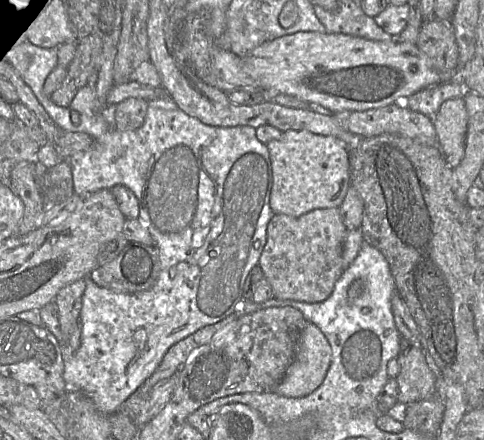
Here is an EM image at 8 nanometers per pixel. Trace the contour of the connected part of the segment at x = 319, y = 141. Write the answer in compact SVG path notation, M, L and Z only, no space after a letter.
M288 130L266 144L272 167L269 204L274 214L301 216L315 209L339 208L350 186L349 150L332 136Z

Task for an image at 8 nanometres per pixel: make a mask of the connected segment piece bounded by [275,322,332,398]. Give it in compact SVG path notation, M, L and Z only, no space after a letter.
M308 322L296 348L294 361L275 392L299 398L314 392L324 381L332 359L332 349L323 332Z

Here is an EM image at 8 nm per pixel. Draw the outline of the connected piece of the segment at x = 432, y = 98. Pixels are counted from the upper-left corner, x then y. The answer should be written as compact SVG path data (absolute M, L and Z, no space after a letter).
M445 82L418 91L405 98L403 103L413 111L434 117L443 102L451 98L463 97L467 92L461 82Z

